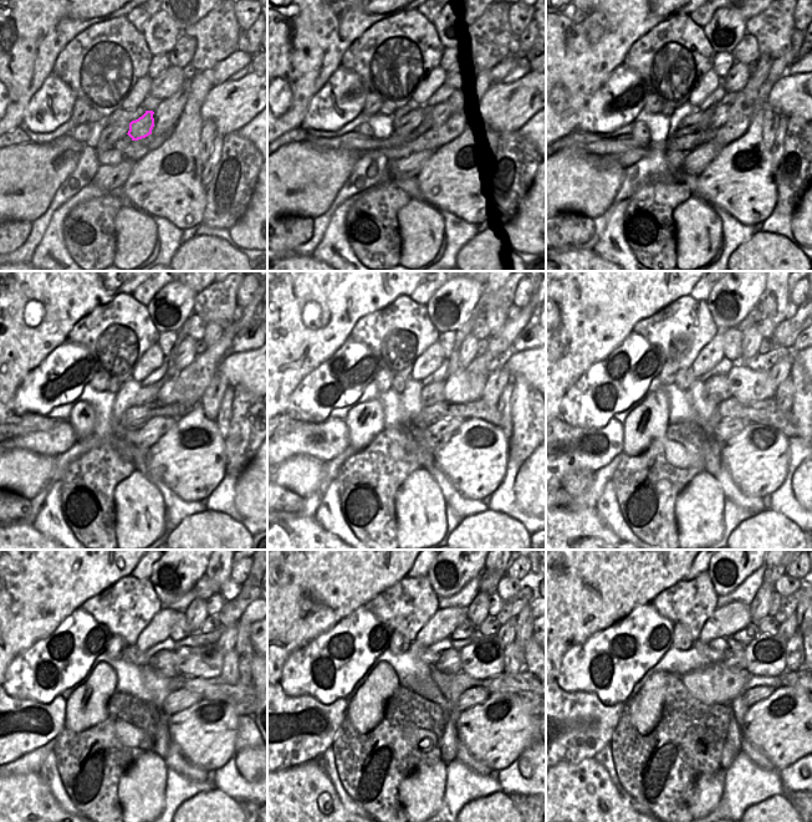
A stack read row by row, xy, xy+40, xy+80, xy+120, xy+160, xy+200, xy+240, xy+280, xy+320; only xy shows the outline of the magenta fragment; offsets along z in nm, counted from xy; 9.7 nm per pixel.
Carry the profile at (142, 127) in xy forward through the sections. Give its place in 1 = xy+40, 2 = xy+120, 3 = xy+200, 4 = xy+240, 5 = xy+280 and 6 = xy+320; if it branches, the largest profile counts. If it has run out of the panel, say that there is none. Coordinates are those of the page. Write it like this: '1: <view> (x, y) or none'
1: xy+40 (433, 117)
2: xy+120 (170, 393)
3: xy+200 (746, 384)
4: xy+240 (203, 662)
5: xy+280 (484, 658)
6: xy+320 (765, 655)

